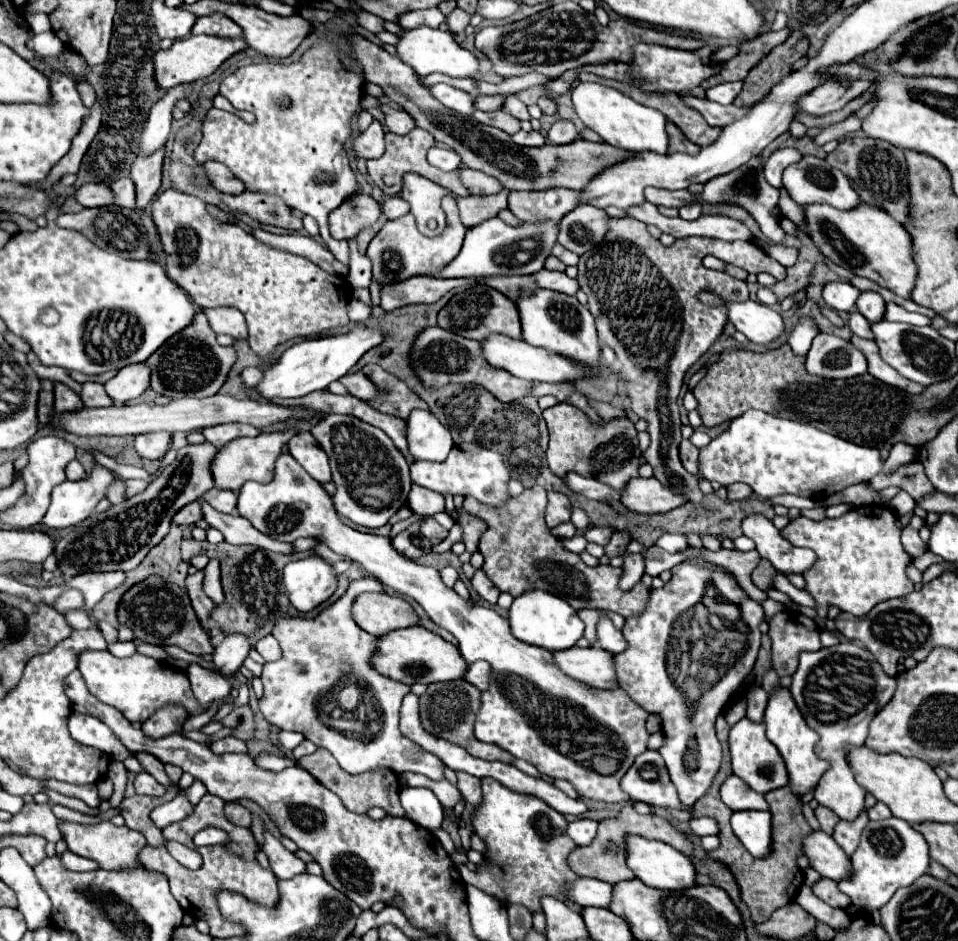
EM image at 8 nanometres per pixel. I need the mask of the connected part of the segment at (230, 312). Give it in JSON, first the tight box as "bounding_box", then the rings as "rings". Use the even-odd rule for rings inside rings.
{"bounding_box":[202,307,248,341],"rings":[[[214,307],[214,309],[204,309],[202,313],[208,317],[214,333],[232,335],[236,341],[246,339],[246,335],[248,335],[246,319],[238,309],[234,309],[234,307]]]}

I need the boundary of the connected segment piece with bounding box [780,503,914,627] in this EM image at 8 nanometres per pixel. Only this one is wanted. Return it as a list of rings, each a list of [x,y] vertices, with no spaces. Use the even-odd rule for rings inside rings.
[[[872,503],[850,509],[838,519],[812,521],[798,517],[780,531],[792,545],[808,547],[818,555],[816,565],[804,573],[806,589],[816,601],[818,627],[820,621],[828,619],[830,607],[862,617],[880,601],[904,597],[914,591],[914,583],[906,575],[906,567],[912,563],[912,557],[902,547],[896,519],[898,517],[890,507]]]

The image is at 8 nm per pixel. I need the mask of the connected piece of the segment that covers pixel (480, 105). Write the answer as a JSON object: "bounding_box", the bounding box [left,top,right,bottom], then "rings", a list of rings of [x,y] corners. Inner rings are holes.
{"bounding_box":[476,97,504,111],"rings":[[[476,97],[476,109],[482,109],[482,111],[494,111],[494,109],[500,109],[504,105],[504,97]]]}

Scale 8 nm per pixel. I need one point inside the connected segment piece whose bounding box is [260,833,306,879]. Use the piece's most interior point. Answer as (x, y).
(285, 865)

